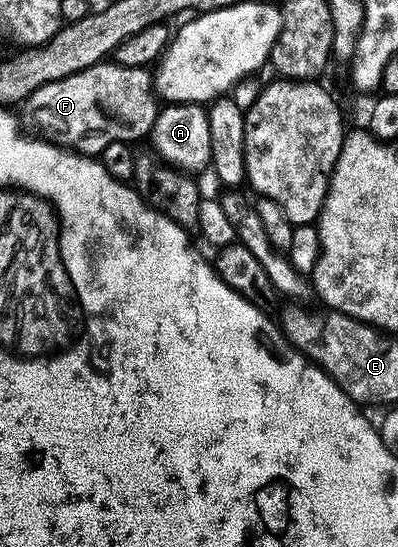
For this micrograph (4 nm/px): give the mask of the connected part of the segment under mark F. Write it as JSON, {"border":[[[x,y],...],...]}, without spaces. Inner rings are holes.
{"border":[[[106,60],[95,63],[91,68],[83,68],[83,72],[63,76],[63,80],[43,84],[43,88],[25,99],[19,110],[19,122],[30,135],[52,142],[54,146],[64,146],[78,154],[99,156],[103,148],[107,148],[107,144],[137,144],[144,134],[146,137],[152,131],[158,109],[159,98],[155,93],[155,82],[146,67],[127,68],[118,62]]]}

